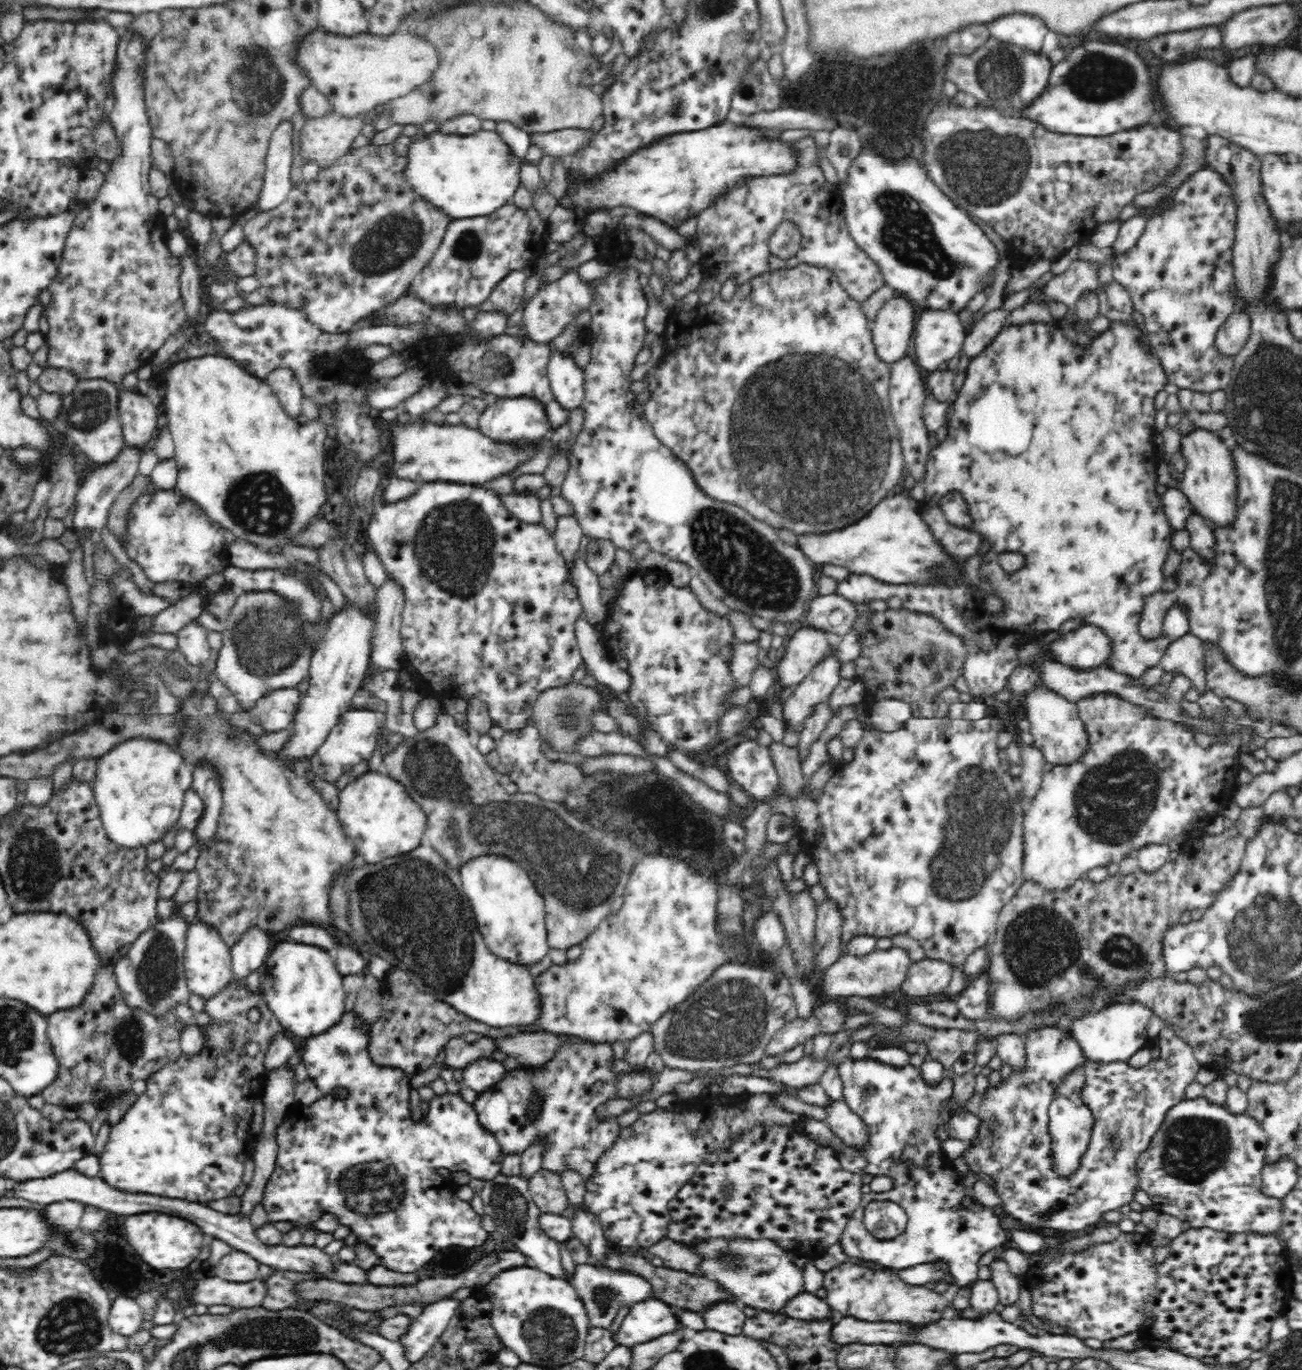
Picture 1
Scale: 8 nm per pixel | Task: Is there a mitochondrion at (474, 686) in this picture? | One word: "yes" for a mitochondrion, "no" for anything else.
no

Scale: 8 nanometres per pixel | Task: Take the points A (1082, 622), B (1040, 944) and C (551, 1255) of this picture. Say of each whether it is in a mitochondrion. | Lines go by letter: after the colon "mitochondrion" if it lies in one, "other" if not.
A: other
B: mitochondrion
C: other

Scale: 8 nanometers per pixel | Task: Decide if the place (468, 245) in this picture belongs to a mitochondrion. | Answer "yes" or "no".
yes

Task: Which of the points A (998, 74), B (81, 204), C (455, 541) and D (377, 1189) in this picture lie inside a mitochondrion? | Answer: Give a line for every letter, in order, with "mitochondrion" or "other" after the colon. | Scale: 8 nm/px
A: mitochondrion
B: other
C: mitochondrion
D: mitochondrion

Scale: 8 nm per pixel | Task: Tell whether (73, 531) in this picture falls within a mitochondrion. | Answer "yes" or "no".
no

